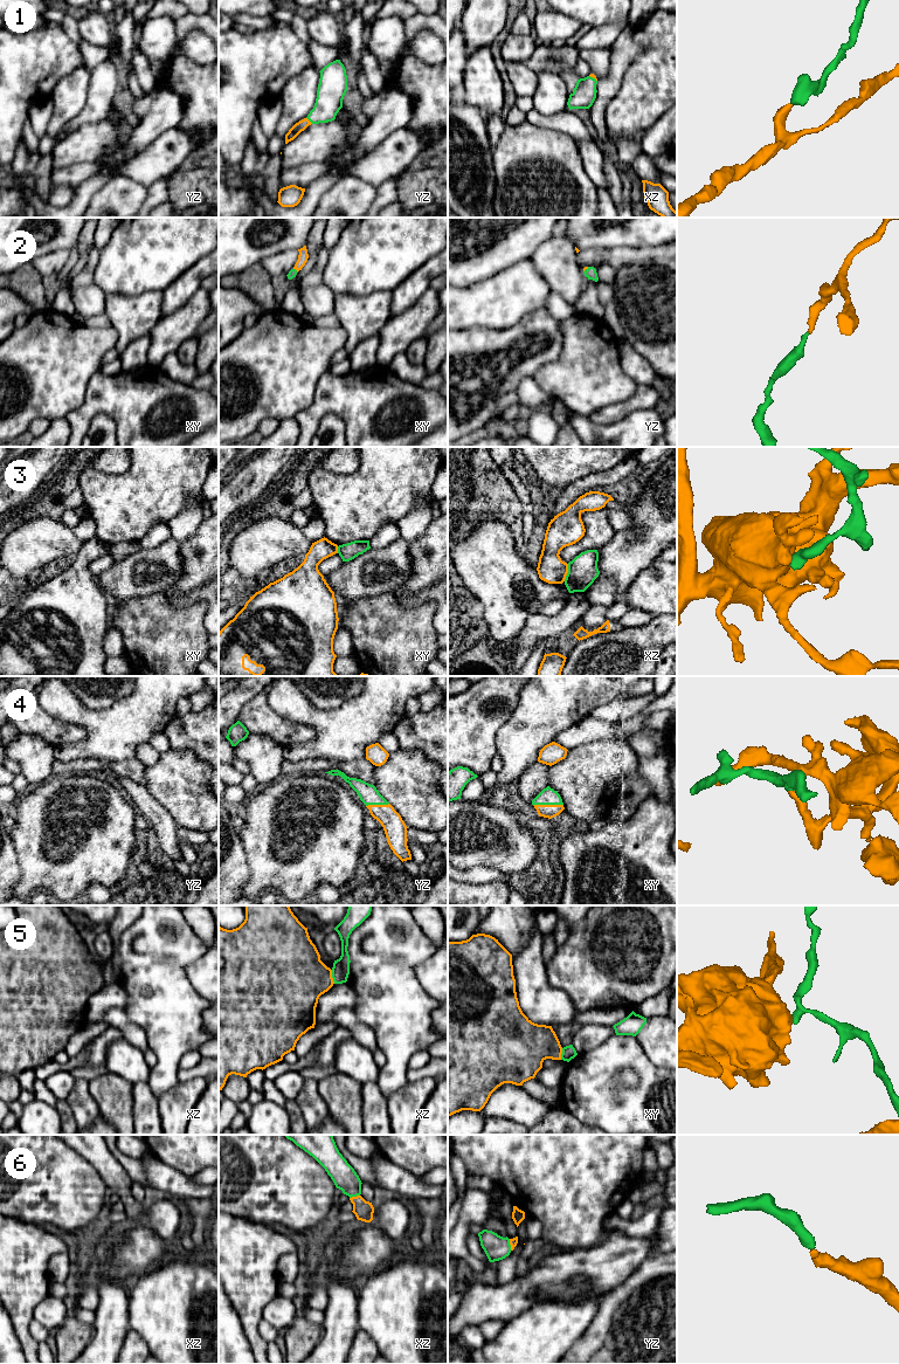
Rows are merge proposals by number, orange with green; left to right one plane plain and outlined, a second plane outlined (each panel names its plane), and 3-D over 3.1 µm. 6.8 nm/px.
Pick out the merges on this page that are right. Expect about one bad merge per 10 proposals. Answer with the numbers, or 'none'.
1, 2, 4, 6

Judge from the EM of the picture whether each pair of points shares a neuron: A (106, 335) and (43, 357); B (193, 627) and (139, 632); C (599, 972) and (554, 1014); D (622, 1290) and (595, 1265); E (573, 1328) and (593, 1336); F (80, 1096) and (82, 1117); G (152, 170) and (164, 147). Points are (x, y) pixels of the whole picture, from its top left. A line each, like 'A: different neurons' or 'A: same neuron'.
A: same neuron
B: same neuron
C: different neurons
D: different neurons
E: different neurons
F: same neuron
G: same neuron

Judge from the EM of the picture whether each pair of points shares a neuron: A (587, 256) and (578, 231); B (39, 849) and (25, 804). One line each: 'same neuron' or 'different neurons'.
A: different neurons
B: same neuron

